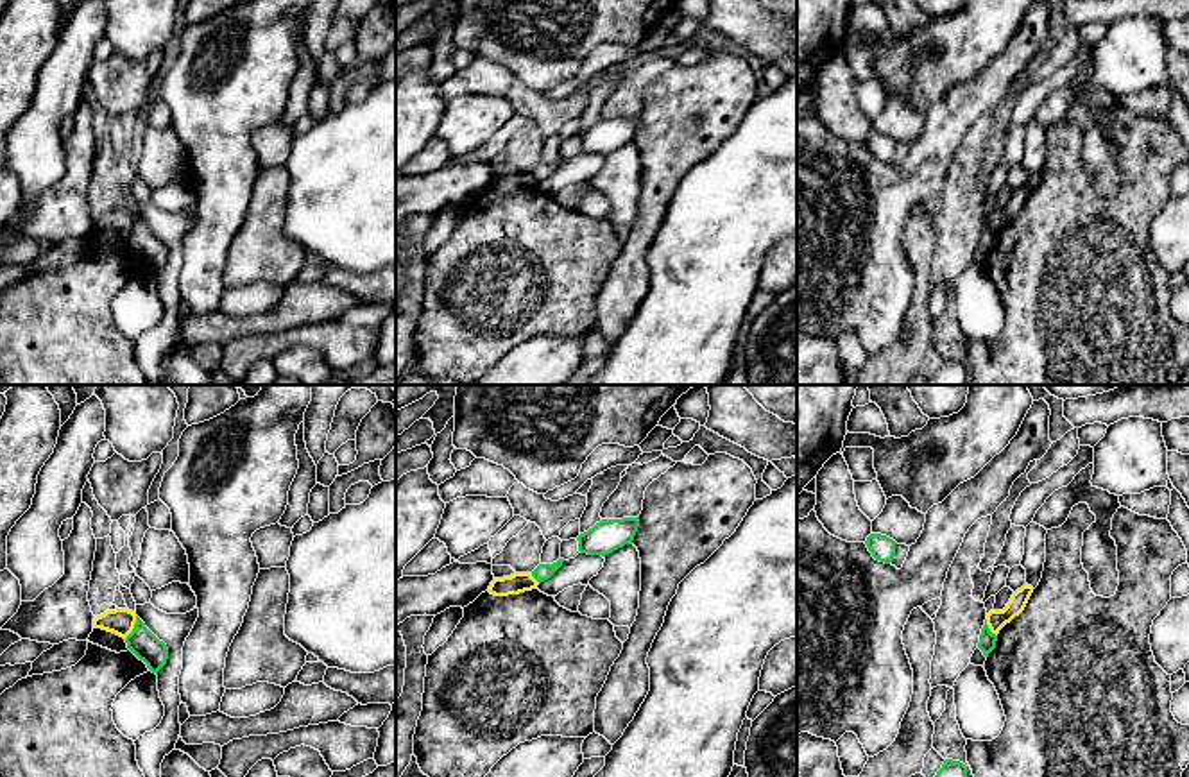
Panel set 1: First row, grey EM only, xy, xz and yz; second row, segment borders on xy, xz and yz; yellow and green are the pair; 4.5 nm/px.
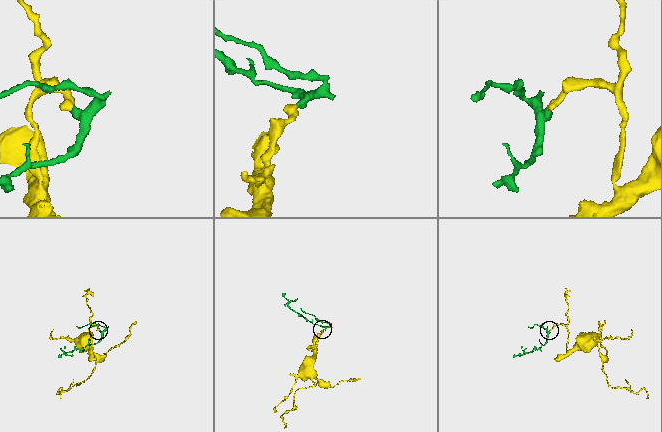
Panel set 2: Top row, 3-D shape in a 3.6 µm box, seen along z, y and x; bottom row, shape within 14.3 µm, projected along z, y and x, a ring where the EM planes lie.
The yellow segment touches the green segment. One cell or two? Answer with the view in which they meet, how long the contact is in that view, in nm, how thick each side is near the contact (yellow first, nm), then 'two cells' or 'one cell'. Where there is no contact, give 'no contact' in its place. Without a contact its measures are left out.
xy | 120 nm | 120/120 nm | two cells

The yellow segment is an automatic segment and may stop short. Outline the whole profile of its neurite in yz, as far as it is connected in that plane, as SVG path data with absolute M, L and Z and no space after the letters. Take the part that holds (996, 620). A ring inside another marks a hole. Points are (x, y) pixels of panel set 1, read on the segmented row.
M1026 584L1012 594L1010 602L1003 610L990 610L987 614L987 625L990 632L997 636L1006 623L1019 616L1024 610L1031 593L1033 587Z

